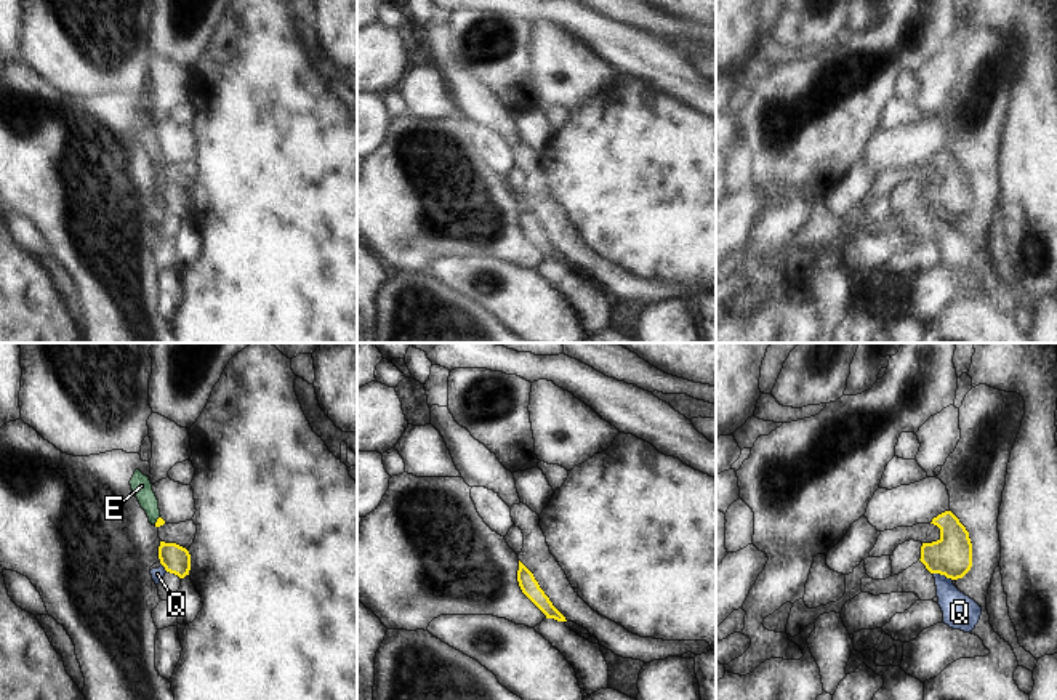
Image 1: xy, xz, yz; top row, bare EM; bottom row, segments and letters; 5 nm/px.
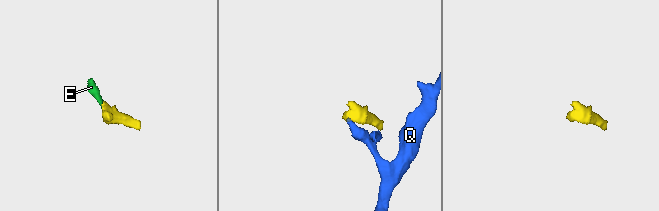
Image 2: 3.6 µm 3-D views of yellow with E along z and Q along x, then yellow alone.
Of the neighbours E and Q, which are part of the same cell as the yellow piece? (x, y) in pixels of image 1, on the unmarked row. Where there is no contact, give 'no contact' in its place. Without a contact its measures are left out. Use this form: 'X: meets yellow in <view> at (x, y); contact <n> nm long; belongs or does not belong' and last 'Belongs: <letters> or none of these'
E: meets yellow in xy at (157, 162); contact 60 nm long; belongs
Q: meets yellow in yz at (942, 215); contact 110 nm long; does not belong
Belongs: E

